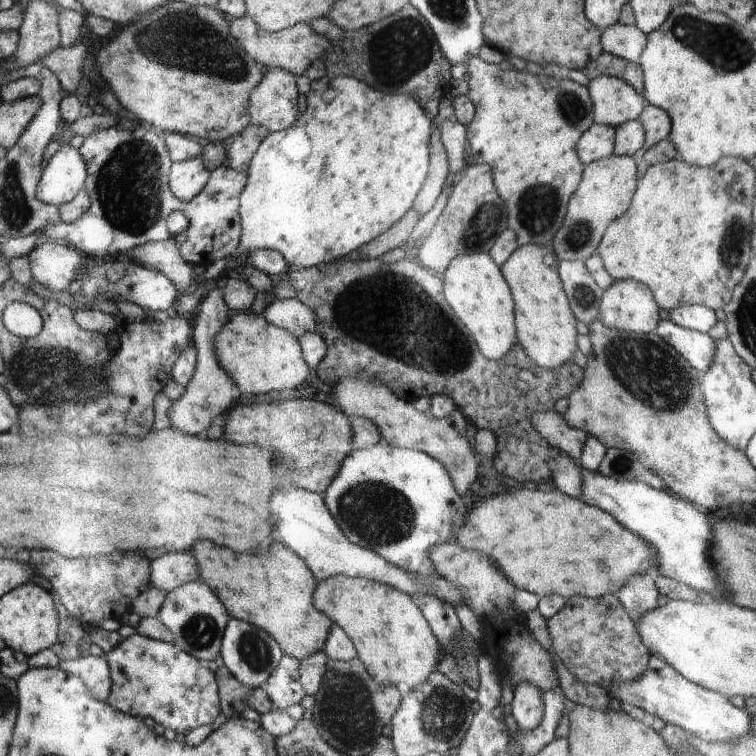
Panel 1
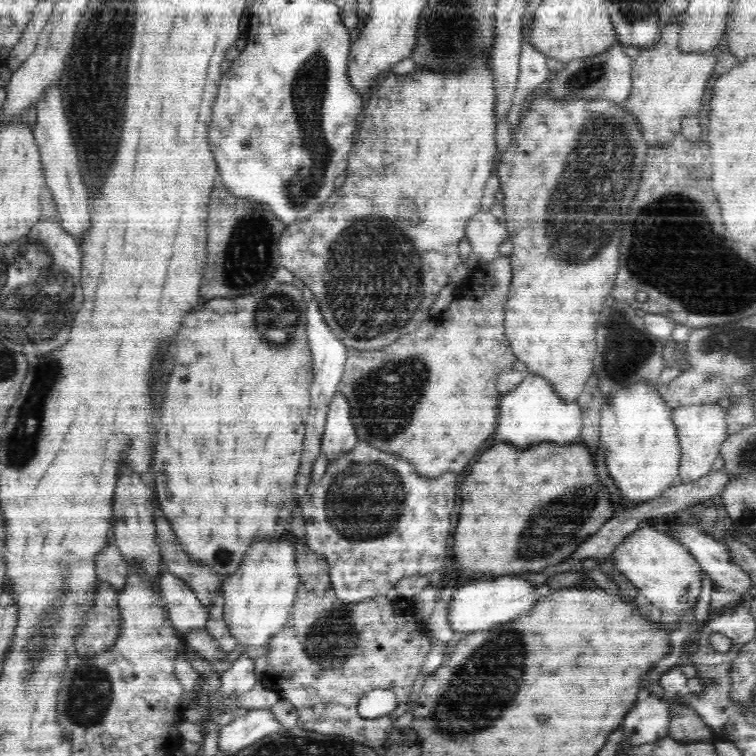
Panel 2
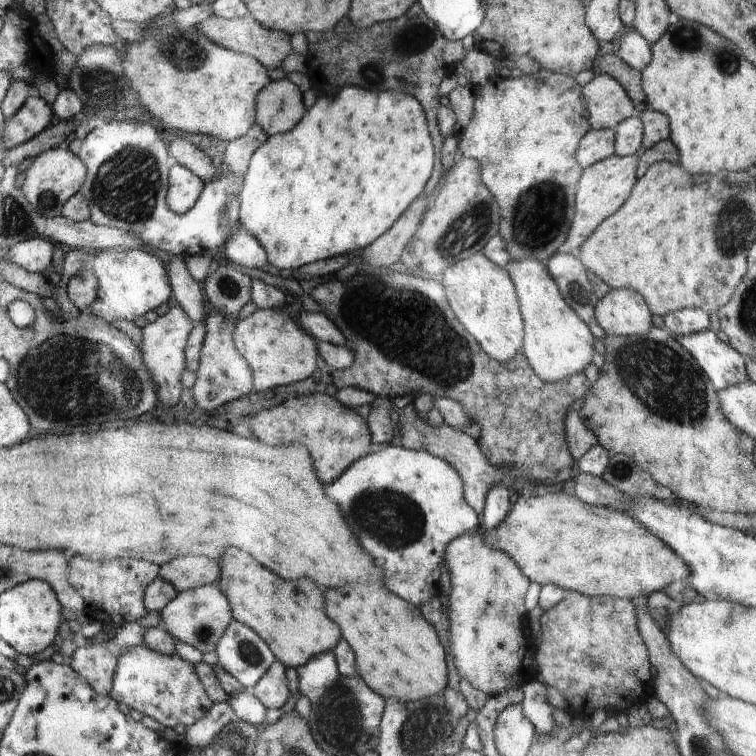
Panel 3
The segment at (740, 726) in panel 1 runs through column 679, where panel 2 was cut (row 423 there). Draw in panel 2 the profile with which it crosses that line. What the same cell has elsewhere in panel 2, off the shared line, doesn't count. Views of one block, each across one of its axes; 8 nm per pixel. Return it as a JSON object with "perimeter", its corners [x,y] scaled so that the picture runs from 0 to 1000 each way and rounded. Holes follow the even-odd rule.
{"perimeter":[[[948,533],[890,540],[888,558],[892,560],[901,593],[901,607],[897,618],[898,636],[906,639],[929,632],[942,622],[942,614],[954,598],[955,586],[966,574],[960,561],[959,540],[952,538]]]}

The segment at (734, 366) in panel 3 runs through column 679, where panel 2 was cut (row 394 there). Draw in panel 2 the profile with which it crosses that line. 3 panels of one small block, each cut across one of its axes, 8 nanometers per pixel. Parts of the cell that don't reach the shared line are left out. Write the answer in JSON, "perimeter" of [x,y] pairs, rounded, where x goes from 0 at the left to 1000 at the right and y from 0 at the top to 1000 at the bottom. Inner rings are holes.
{"perimeter":[[[451,519],[444,520],[435,534],[423,586],[434,616],[439,616],[475,586],[468,560],[464,558],[463,538]]]}

